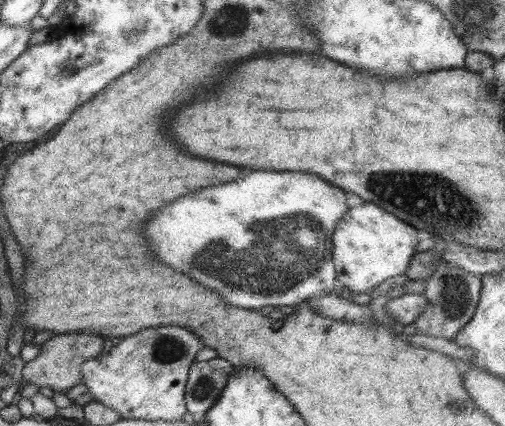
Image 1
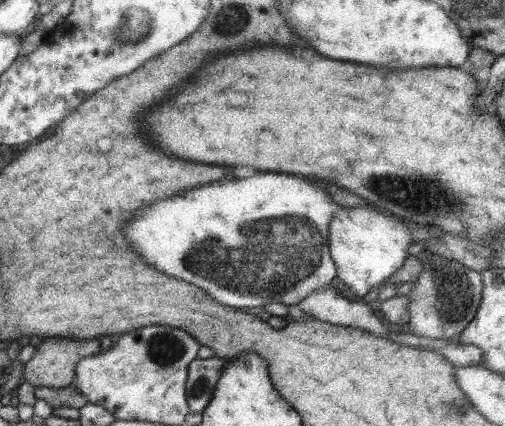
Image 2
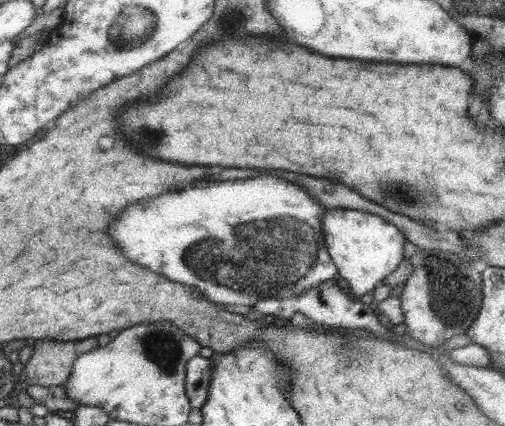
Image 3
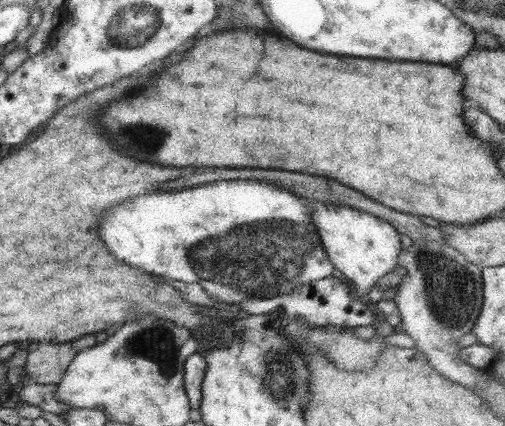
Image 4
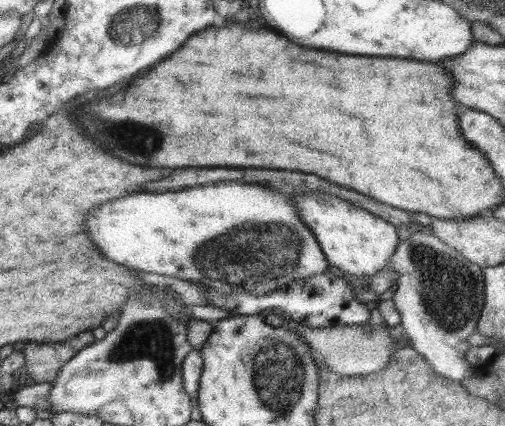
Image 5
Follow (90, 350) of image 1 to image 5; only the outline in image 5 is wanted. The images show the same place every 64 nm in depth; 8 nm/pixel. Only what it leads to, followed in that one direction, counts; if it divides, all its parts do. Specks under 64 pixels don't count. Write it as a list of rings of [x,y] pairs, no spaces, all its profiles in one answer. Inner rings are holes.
[[[83,331],[81,334],[75,335],[73,338],[64,340],[60,343],[42,343],[30,342],[22,349],[25,358],[24,371],[26,371],[36,383],[53,383],[62,366],[66,364],[79,350],[95,343],[92,331]]]

